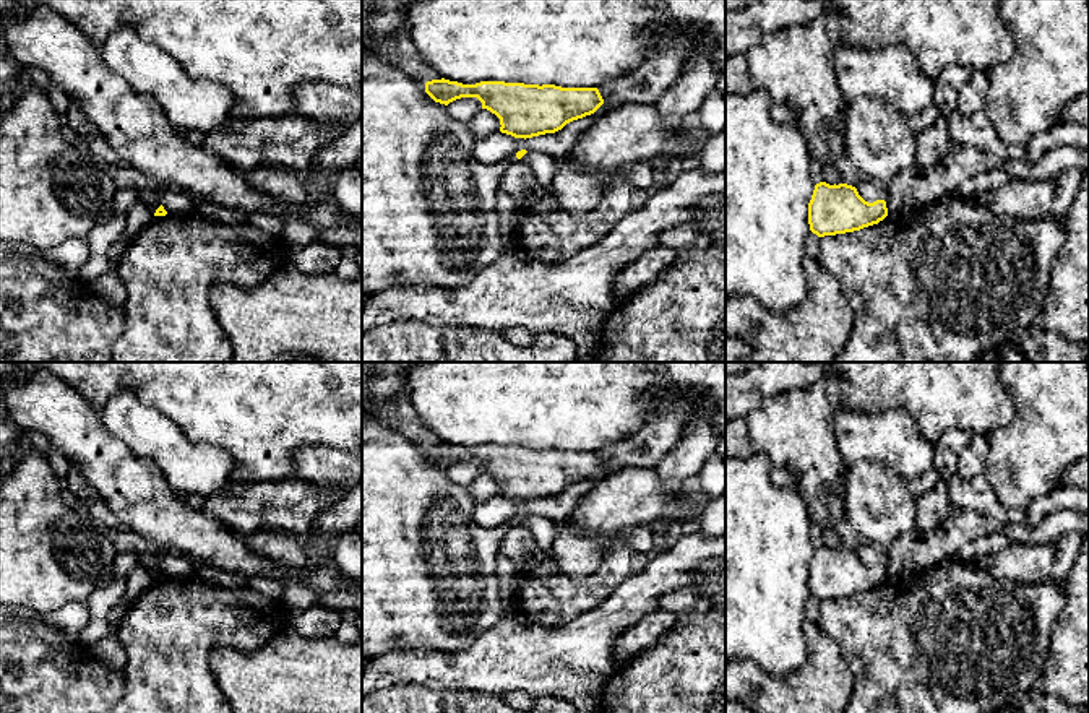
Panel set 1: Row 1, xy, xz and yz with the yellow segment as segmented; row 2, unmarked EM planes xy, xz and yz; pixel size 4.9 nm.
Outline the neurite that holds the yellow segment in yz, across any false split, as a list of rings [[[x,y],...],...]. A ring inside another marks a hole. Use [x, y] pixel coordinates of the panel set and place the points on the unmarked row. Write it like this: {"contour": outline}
{"contour": [[[847,547],[815,549],[808,567],[810,594],[818,601],[860,594],[888,580],[885,564],[865,565],[855,551]]]}

